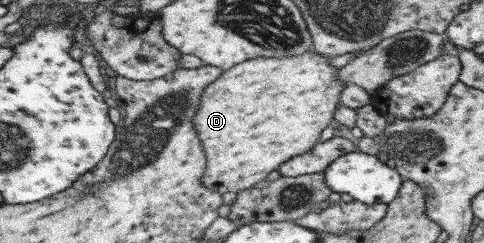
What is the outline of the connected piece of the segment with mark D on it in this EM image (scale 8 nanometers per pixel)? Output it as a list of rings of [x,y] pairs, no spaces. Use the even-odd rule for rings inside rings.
[[[310,47],[308,52],[298,54],[297,56],[284,56],[283,58],[265,58],[257,57],[251,60],[244,60],[239,64],[231,66],[213,81],[207,85],[199,97],[199,104],[196,106],[196,111],[193,117],[191,117],[191,124],[197,132],[197,138],[199,139],[201,148],[204,152],[205,157],[205,172],[201,175],[201,185],[205,189],[218,193],[219,195],[231,192],[239,193],[241,190],[246,190],[257,184],[257,182],[265,180],[266,176],[273,170],[276,170],[280,164],[283,164],[286,160],[307,152],[319,138],[319,133],[325,126],[331,122],[333,118],[334,109],[337,108],[339,102],[339,95],[341,89],[345,86],[342,80],[338,79],[336,72],[338,69],[327,65],[329,56],[321,56],[314,52],[314,49]]]

